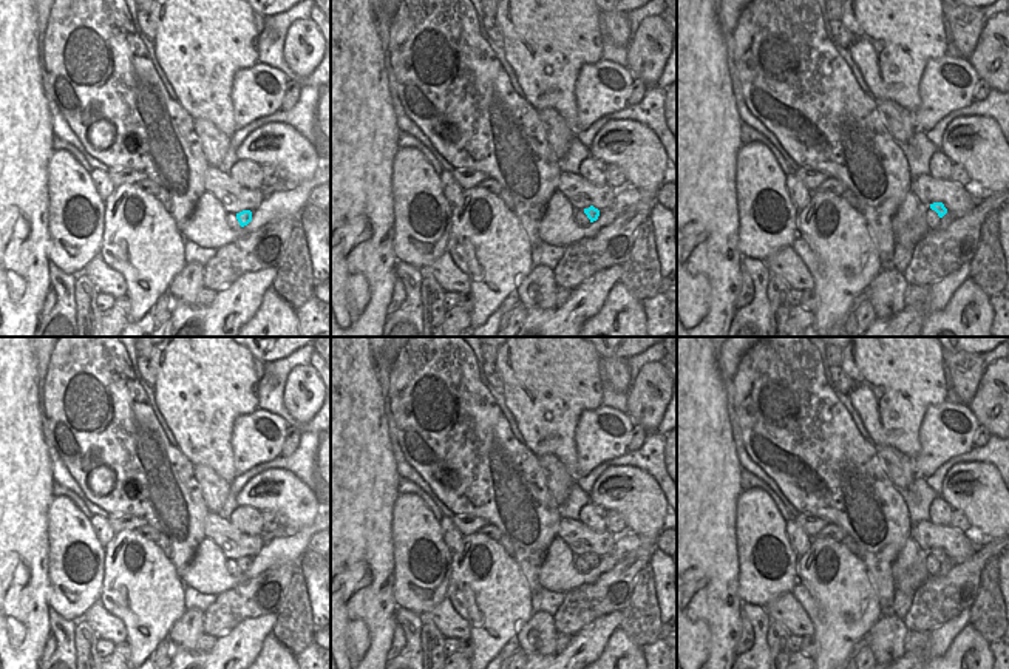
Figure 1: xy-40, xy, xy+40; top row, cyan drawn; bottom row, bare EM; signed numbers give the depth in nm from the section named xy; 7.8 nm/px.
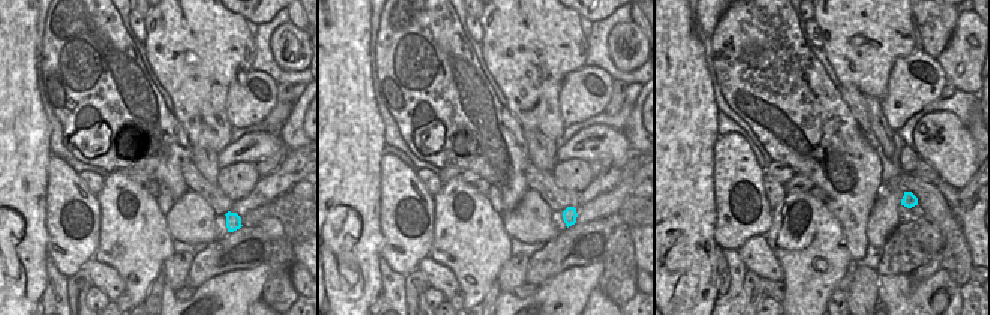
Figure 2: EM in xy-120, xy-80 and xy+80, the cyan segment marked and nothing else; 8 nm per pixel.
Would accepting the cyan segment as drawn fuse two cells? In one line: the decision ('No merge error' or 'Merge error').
No merge error.

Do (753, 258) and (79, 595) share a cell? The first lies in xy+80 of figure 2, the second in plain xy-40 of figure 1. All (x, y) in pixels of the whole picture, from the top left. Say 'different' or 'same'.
different

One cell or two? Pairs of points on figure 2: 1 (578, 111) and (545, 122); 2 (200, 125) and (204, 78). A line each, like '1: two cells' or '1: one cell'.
1: two cells
2: one cell

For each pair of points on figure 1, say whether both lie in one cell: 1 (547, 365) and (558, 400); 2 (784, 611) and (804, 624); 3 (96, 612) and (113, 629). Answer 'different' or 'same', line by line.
1: same
2: same
3: same

